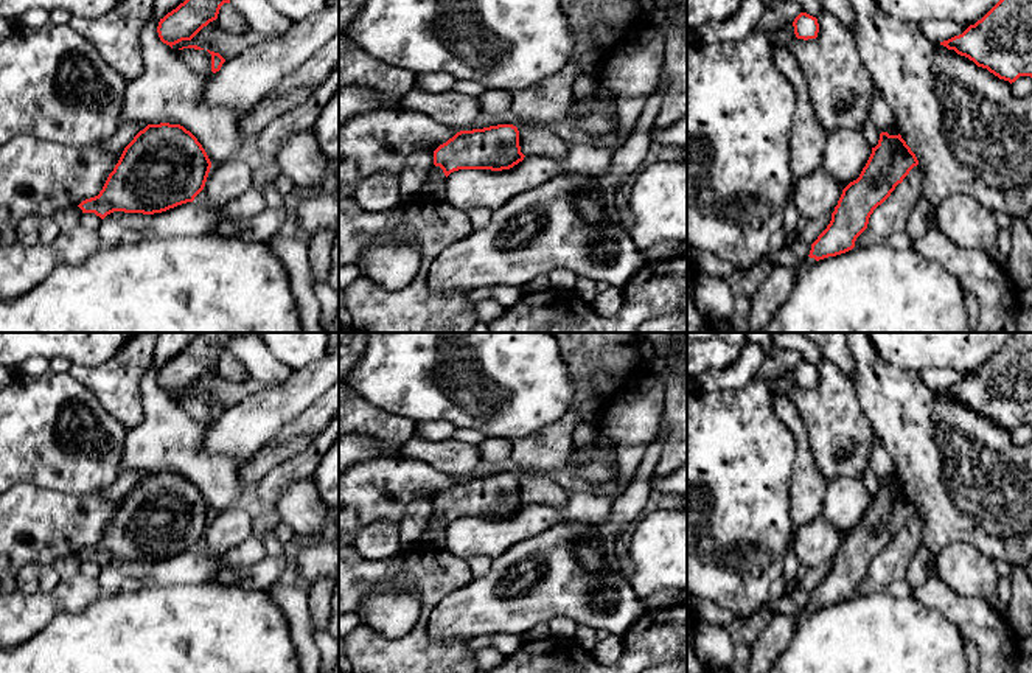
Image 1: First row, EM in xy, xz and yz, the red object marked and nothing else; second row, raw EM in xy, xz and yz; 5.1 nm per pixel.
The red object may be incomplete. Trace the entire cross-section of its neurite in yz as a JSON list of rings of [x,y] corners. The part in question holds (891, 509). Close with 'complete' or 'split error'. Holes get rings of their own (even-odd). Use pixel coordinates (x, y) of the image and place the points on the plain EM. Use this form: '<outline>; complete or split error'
[[[880,482],[878,493],[859,525],[844,538],[827,577],[811,592],[800,620],[819,608],[845,602],[867,577],[873,558],[881,553],[898,532],[919,513],[915,502],[901,483]]]; split error

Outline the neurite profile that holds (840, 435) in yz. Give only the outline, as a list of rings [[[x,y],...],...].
[[[828,359],[818,371],[816,387],[794,385],[786,396],[800,412],[810,451],[824,477],[861,479],[877,432],[861,409],[852,378]]]

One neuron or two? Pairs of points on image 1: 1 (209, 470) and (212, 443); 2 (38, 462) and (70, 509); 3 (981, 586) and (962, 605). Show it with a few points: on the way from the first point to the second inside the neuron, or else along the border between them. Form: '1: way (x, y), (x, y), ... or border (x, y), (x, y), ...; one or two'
1: border (207, 426), (204, 448), (241, 462); two
2: border (22, 482), (67, 493), (92, 493), (95, 490); two
3: border (939, 578), (961, 594), (981, 597), (1001, 617); two

